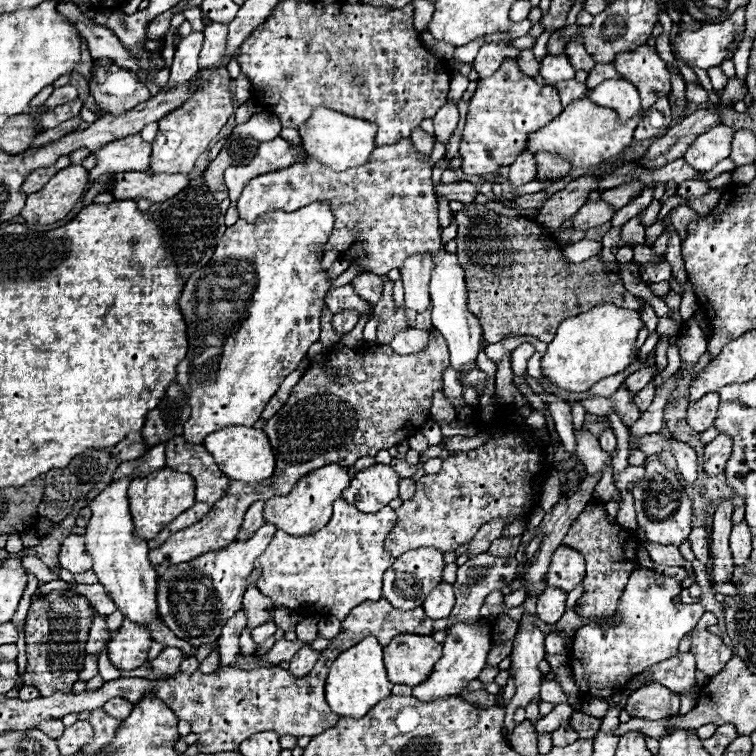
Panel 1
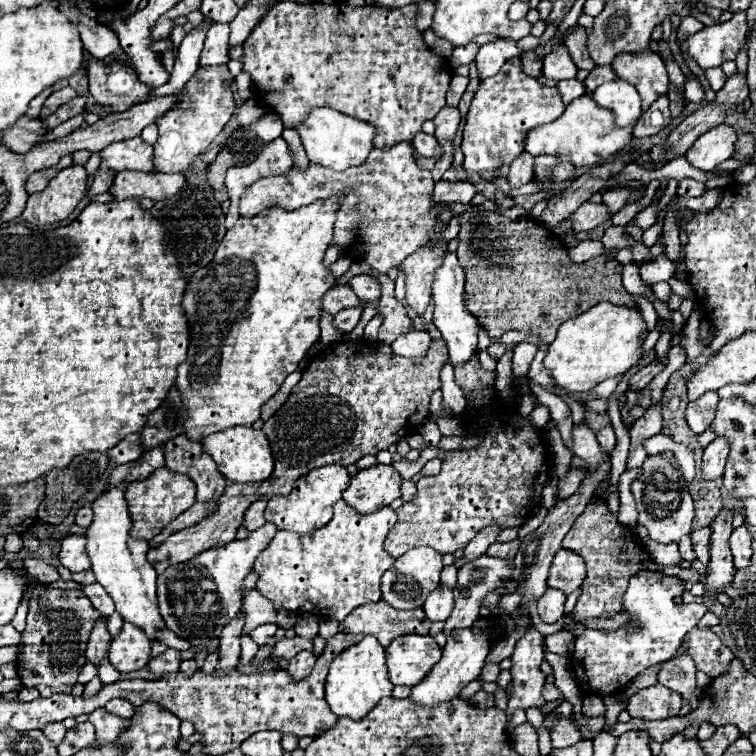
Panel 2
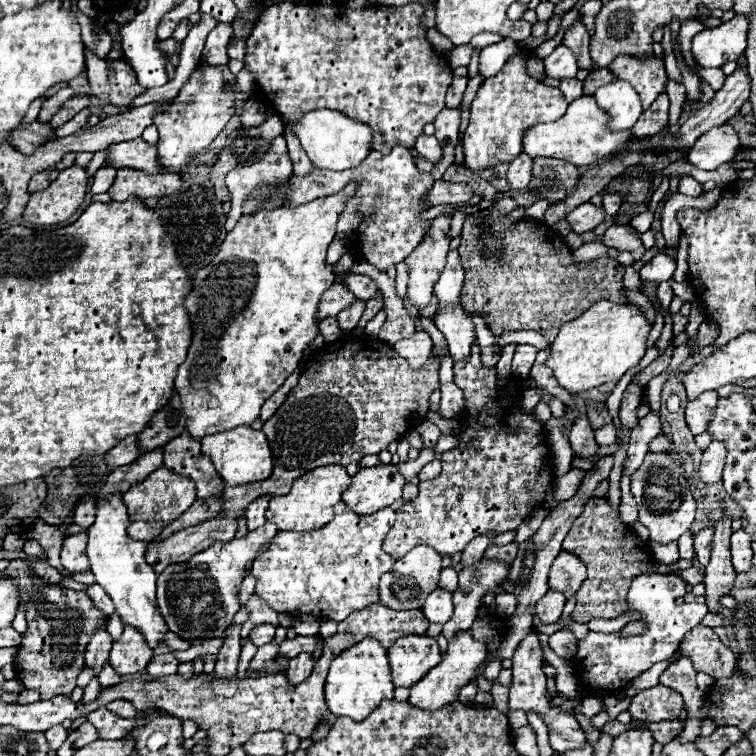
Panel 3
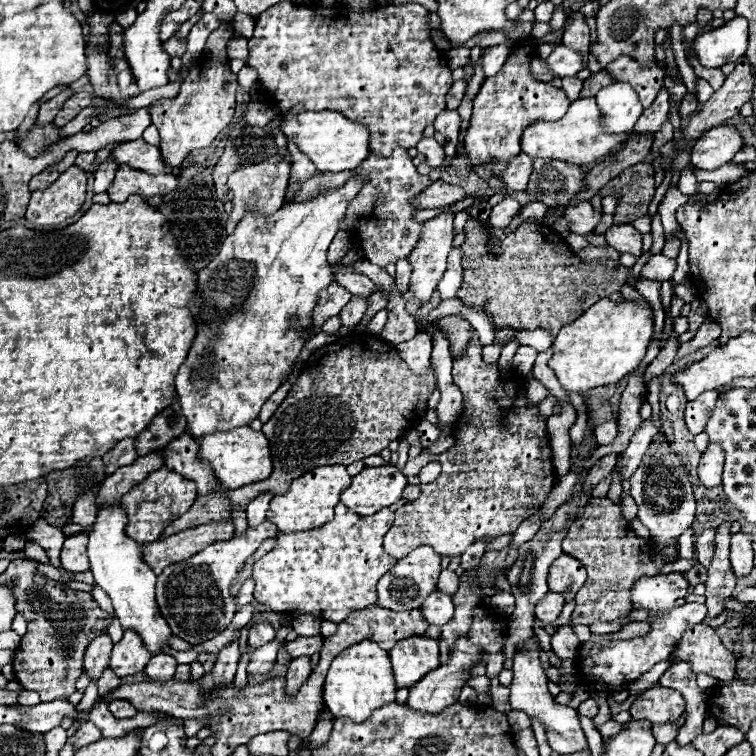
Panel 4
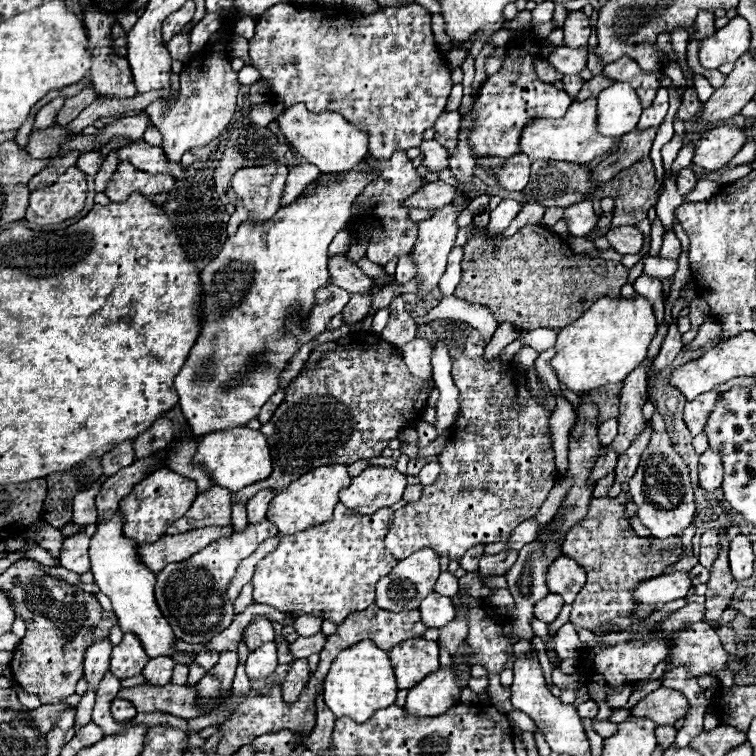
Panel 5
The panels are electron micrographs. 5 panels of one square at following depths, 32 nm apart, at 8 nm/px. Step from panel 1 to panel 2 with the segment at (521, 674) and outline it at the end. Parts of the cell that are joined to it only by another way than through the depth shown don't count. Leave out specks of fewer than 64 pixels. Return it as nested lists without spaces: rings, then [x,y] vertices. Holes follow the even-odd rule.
[[[532,626],[526,630],[526,634],[518,640],[518,646],[512,654],[512,696],[508,700],[507,729],[513,729],[510,722],[514,710],[528,710],[538,708],[542,710],[546,700],[542,698],[542,688],[546,682],[546,674],[540,670],[540,664],[544,660],[544,646],[542,646],[542,634],[534,630]]]

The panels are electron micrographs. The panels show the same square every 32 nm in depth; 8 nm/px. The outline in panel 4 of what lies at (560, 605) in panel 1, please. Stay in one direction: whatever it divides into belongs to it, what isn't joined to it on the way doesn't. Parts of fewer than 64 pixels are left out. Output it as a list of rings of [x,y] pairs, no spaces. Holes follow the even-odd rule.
[[[548,592],[538,604],[536,604],[536,618],[542,620],[544,624],[552,624],[558,614],[562,612],[562,606],[564,606],[564,598],[562,594],[554,594],[554,592]]]

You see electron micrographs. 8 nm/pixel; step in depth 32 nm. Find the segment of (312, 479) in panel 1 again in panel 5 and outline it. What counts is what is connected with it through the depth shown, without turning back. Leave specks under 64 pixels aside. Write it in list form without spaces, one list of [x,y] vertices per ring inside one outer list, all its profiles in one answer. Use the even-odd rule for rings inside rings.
[[[342,464],[310,470],[272,498],[268,508],[268,520],[278,526],[280,534],[298,534],[310,526],[322,524],[332,518],[332,510],[338,504],[338,492],[346,486],[350,486],[350,476],[346,472],[346,466]]]

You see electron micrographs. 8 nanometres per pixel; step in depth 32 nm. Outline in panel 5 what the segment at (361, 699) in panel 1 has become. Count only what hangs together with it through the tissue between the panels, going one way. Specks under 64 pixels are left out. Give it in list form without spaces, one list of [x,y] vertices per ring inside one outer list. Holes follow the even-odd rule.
[[[362,640],[348,650],[342,650],[332,662],[324,680],[324,700],[336,718],[350,716],[356,722],[366,722],[376,710],[396,702],[396,678],[388,660],[388,652],[374,646],[372,640]]]

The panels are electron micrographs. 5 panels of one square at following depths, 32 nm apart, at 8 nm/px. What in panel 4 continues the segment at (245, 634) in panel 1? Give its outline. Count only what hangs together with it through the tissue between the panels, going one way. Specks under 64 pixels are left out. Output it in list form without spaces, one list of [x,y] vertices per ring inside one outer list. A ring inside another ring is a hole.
[[[247,646],[246,652],[241,656],[239,663],[238,663],[238,672],[236,672],[236,678],[234,678],[234,686],[236,688],[242,688],[246,682],[248,682],[248,673],[247,673],[247,666],[248,660],[252,652],[254,652],[255,648],[251,646]]]

